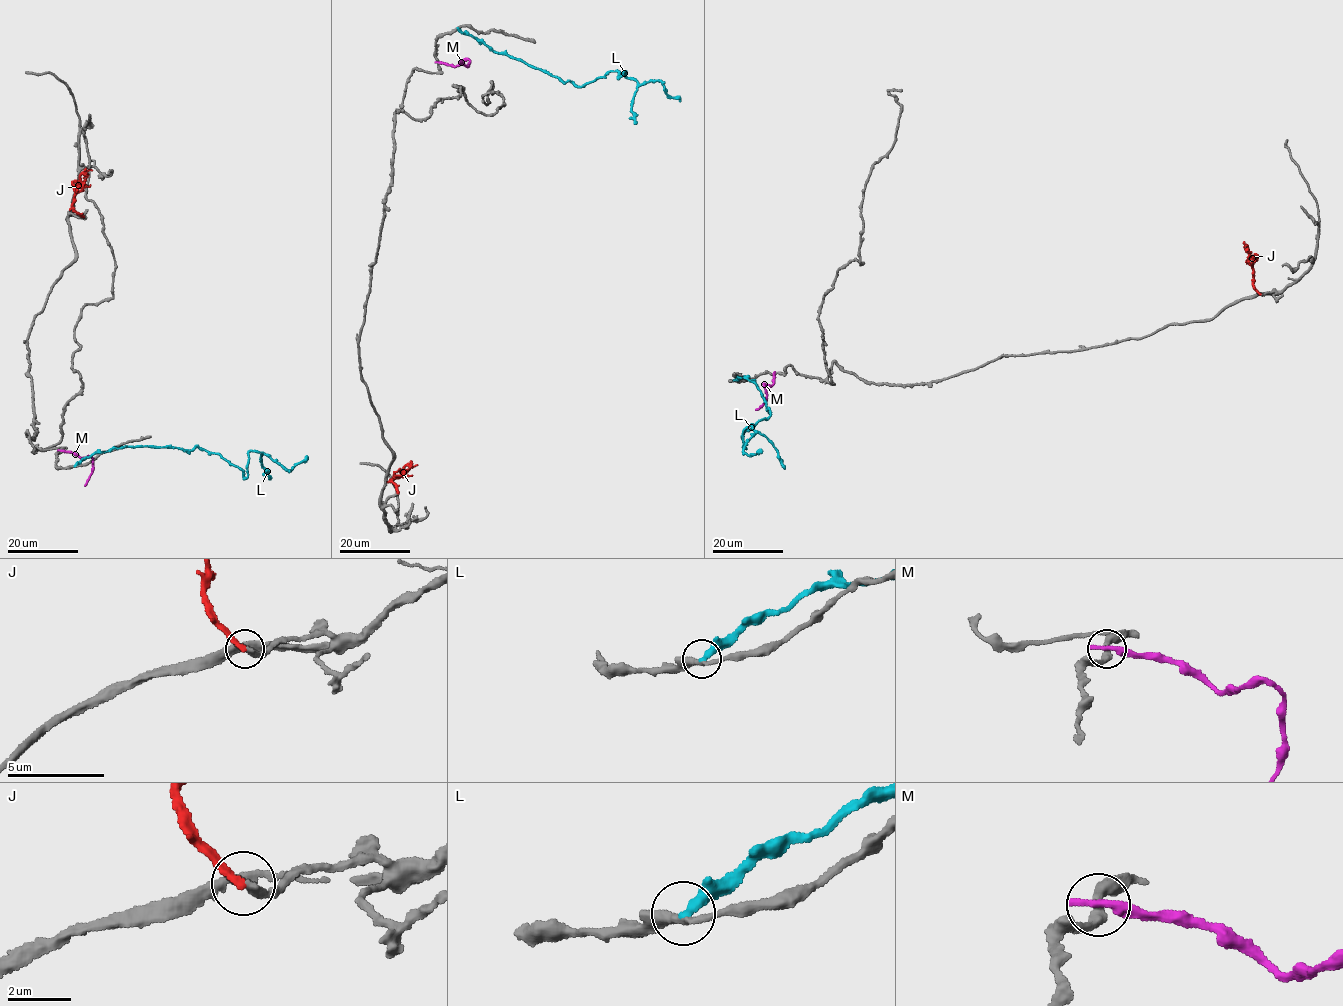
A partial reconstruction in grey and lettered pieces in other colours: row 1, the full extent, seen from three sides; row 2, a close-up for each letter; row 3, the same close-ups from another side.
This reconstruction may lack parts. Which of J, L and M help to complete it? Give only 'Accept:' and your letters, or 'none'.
Accept: none

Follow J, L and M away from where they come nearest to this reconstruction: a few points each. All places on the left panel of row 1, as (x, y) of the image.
J: (83, 216), (75, 211), (72, 202), (82, 189), (80, 175), (92, 170)
L: (74, 465), (115, 447), (200, 447), (218, 454), (246, 477), (251, 450), (266, 454), (289, 471), (307, 457)
M: (61, 450), (93, 459), (92, 471), (84, 485)

